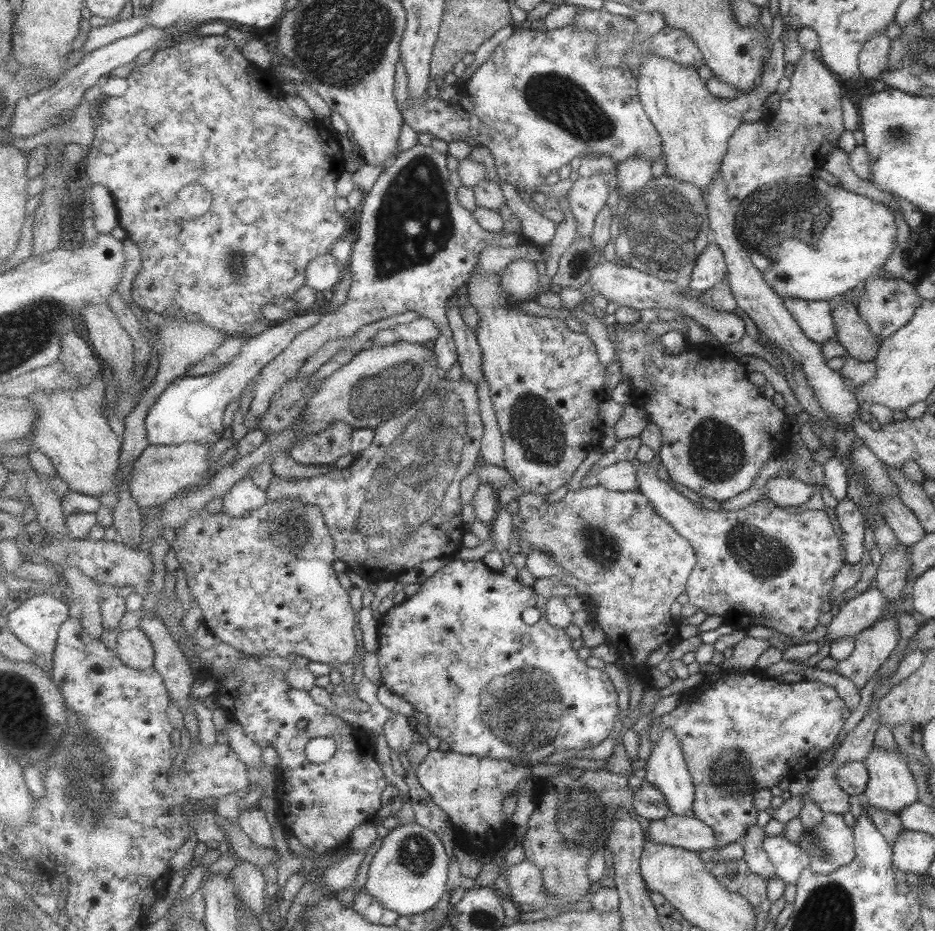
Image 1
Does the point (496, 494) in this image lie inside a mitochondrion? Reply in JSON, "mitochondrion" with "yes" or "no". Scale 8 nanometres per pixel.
{"mitochondrion":"no"}

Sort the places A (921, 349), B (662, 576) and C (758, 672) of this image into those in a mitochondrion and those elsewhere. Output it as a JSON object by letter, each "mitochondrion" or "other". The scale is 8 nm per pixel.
{"A":"other","B":"other","C":"other"}

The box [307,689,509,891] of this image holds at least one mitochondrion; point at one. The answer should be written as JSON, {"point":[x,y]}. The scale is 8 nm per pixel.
{"point":[416,854]}

